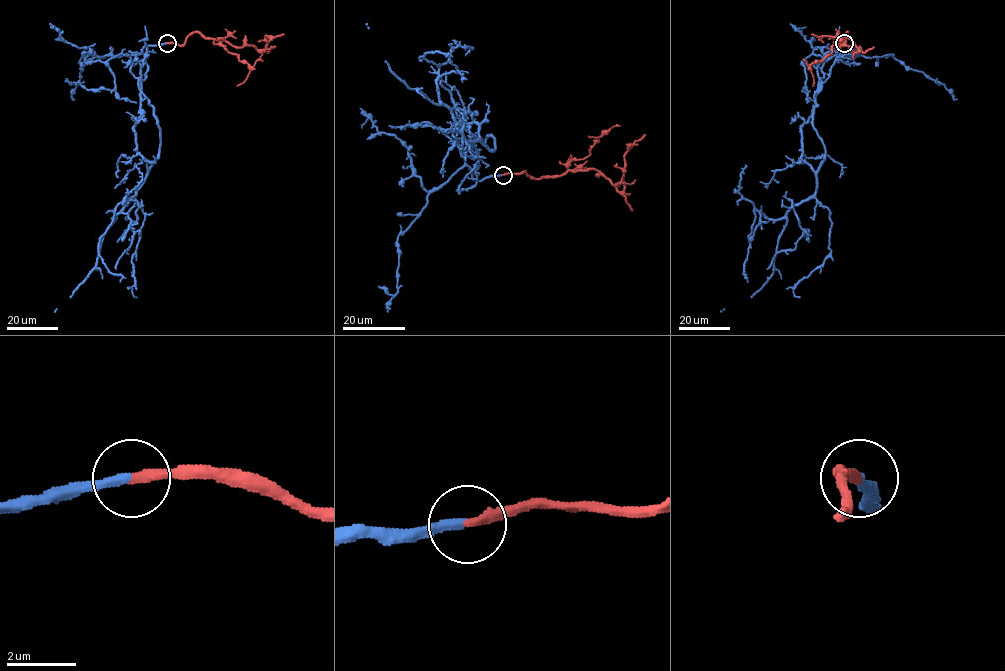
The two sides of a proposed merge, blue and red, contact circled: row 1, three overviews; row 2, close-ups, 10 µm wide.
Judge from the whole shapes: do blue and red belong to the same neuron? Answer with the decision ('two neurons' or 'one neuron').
one neuron

